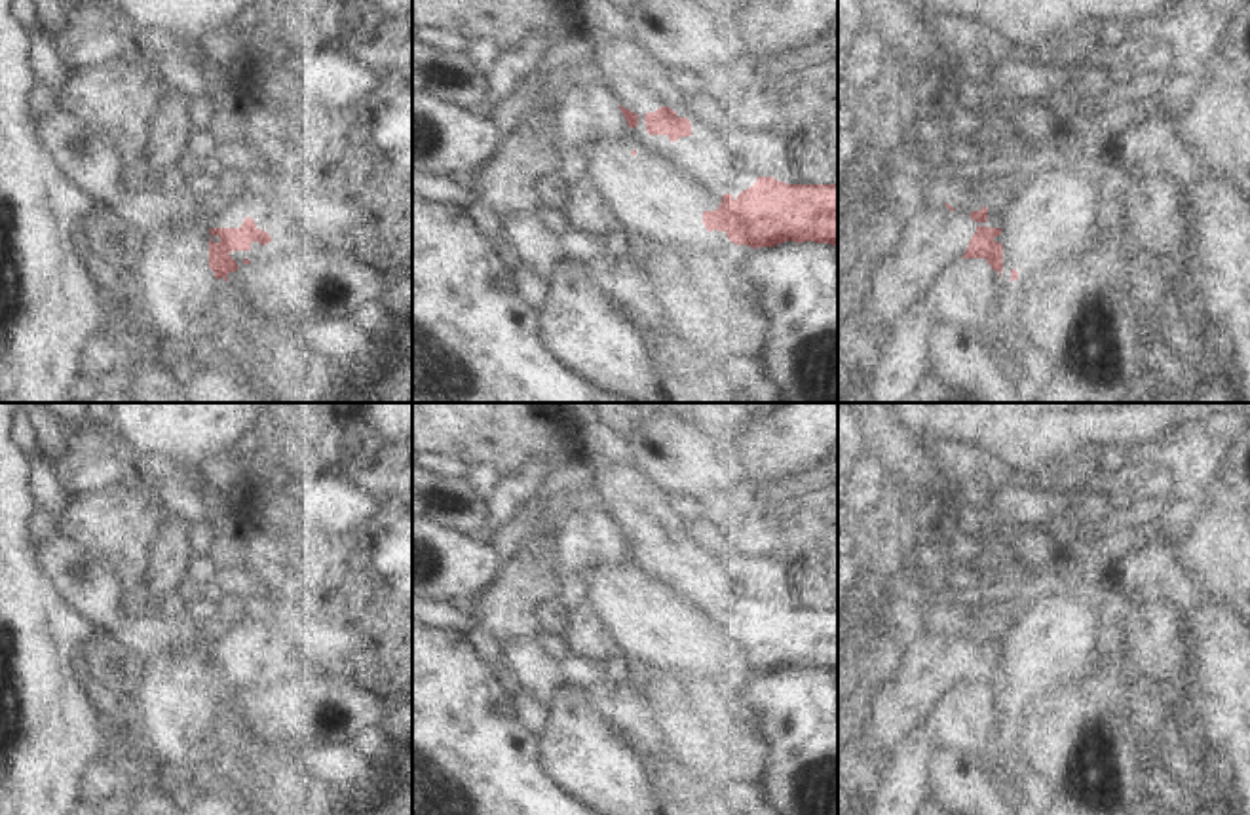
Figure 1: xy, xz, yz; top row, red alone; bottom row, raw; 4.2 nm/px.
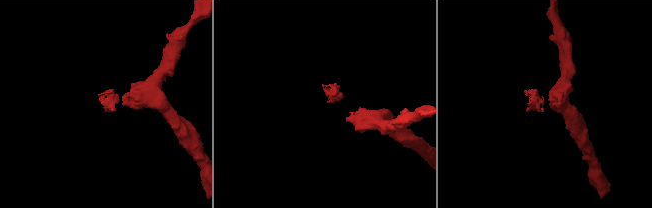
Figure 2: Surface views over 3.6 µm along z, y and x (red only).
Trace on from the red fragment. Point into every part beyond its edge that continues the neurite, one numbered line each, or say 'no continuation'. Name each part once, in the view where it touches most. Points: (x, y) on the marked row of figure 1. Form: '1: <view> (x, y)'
no continuation

